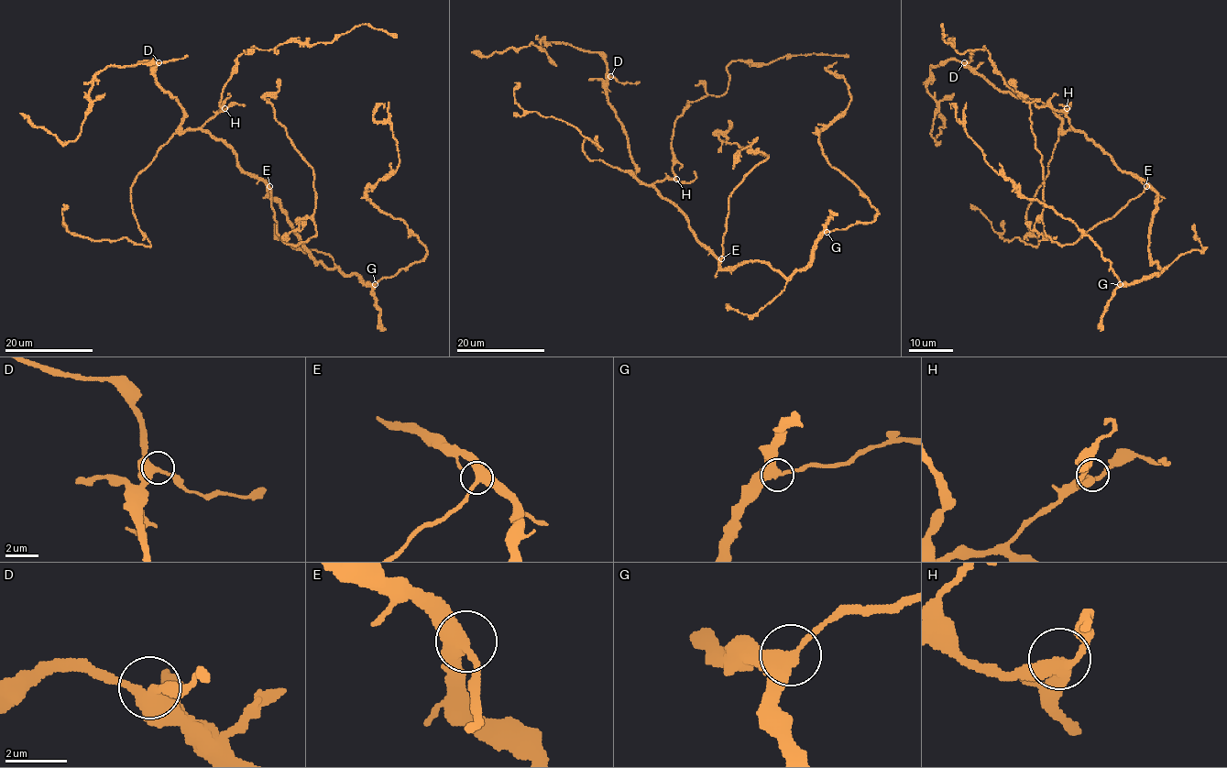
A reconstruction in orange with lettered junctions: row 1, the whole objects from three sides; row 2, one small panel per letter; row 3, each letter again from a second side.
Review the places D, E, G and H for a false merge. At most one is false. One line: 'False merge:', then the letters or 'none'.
False merge: none

